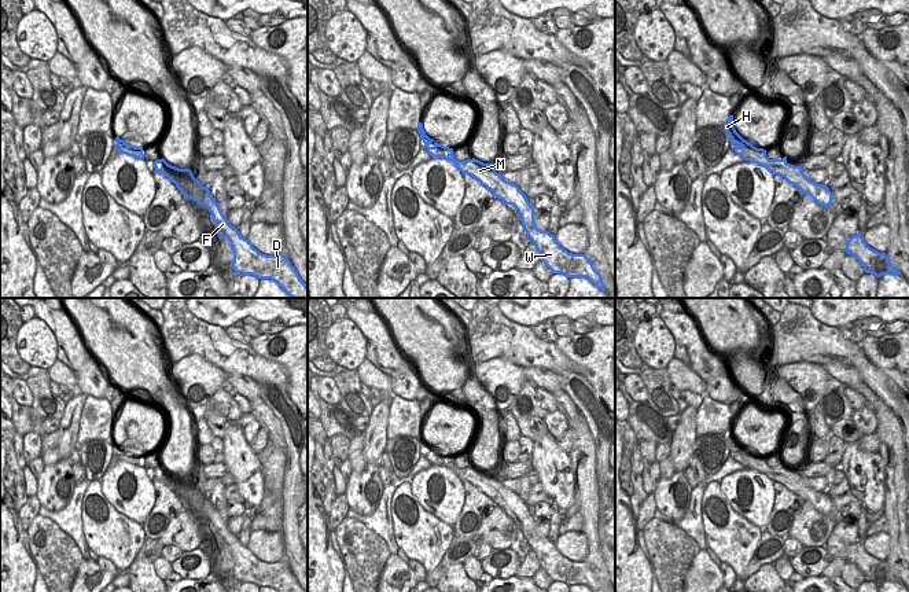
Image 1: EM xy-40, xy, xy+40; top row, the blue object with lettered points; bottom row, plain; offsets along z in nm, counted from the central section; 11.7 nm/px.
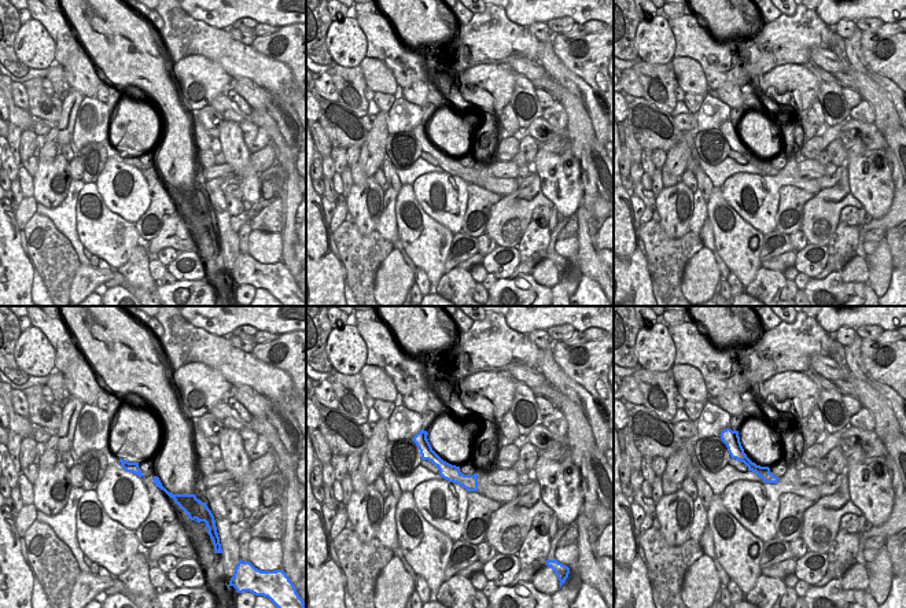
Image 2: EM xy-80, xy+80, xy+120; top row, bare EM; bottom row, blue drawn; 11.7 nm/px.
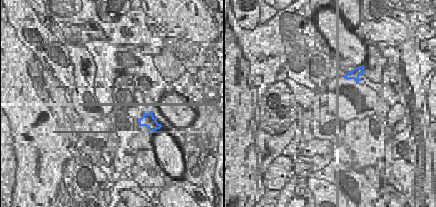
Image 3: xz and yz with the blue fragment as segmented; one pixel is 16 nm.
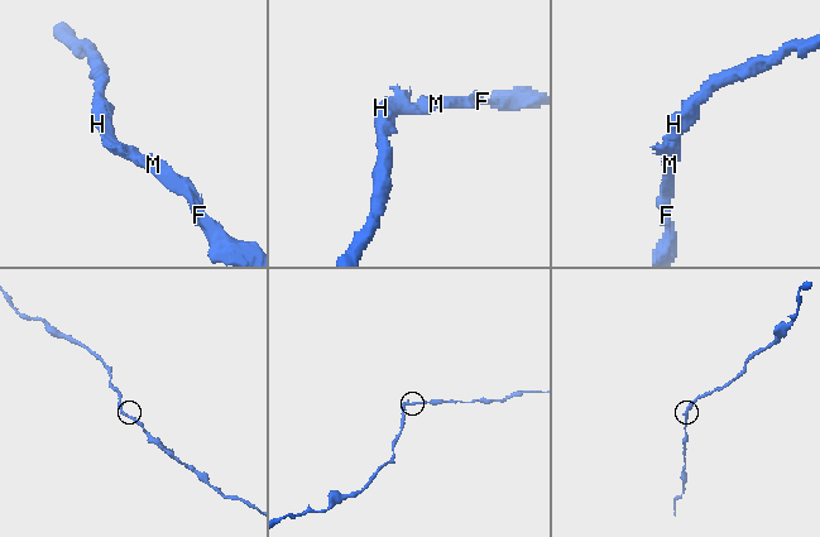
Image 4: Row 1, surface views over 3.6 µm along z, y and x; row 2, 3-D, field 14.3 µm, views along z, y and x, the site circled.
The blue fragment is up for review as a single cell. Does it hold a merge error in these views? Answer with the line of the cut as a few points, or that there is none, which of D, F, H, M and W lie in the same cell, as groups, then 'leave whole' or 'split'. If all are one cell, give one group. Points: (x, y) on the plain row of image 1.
cut none; groups D F H M W; leave whole

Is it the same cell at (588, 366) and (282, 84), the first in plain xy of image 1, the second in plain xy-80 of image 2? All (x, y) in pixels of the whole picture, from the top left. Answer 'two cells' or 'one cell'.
two cells

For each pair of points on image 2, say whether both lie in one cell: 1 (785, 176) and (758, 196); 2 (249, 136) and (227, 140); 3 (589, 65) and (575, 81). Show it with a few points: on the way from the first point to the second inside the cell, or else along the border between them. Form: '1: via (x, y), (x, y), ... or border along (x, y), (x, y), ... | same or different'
1: via (779, 180), (765, 190) | same
2: border along (238, 124), (243, 143), (247, 147) | different
3: border along (556, 55), (593, 91), (599, 103) | different

